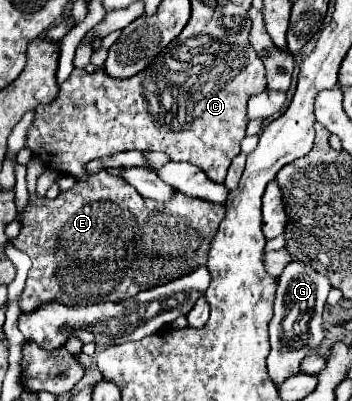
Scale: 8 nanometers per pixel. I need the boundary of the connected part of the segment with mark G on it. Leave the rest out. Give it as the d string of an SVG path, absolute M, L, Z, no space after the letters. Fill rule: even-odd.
M290 261L284 271L276 277L276 297L274 297L274 317L270 321L270 355L268 373L276 385L298 373L300 361L320 345L324 339L322 313L326 307L330 281L310 269L300 261Z

